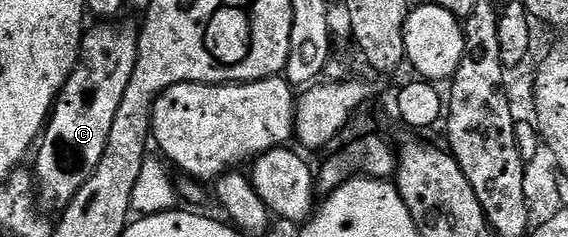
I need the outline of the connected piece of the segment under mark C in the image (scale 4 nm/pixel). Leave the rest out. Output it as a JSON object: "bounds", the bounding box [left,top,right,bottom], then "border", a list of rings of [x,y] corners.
{"bounds":[34,24,138,212],"border":[[[116,24],[92,25],[96,26],[83,31],[76,66],[57,94],[34,150],[34,181],[38,187],[38,202],[48,212],[63,211],[98,168],[98,160],[102,160],[102,152],[106,152],[110,124],[114,124],[114,116],[118,116],[118,104],[122,104],[130,76],[134,76],[134,64],[138,56],[137,31],[112,26]]]}

